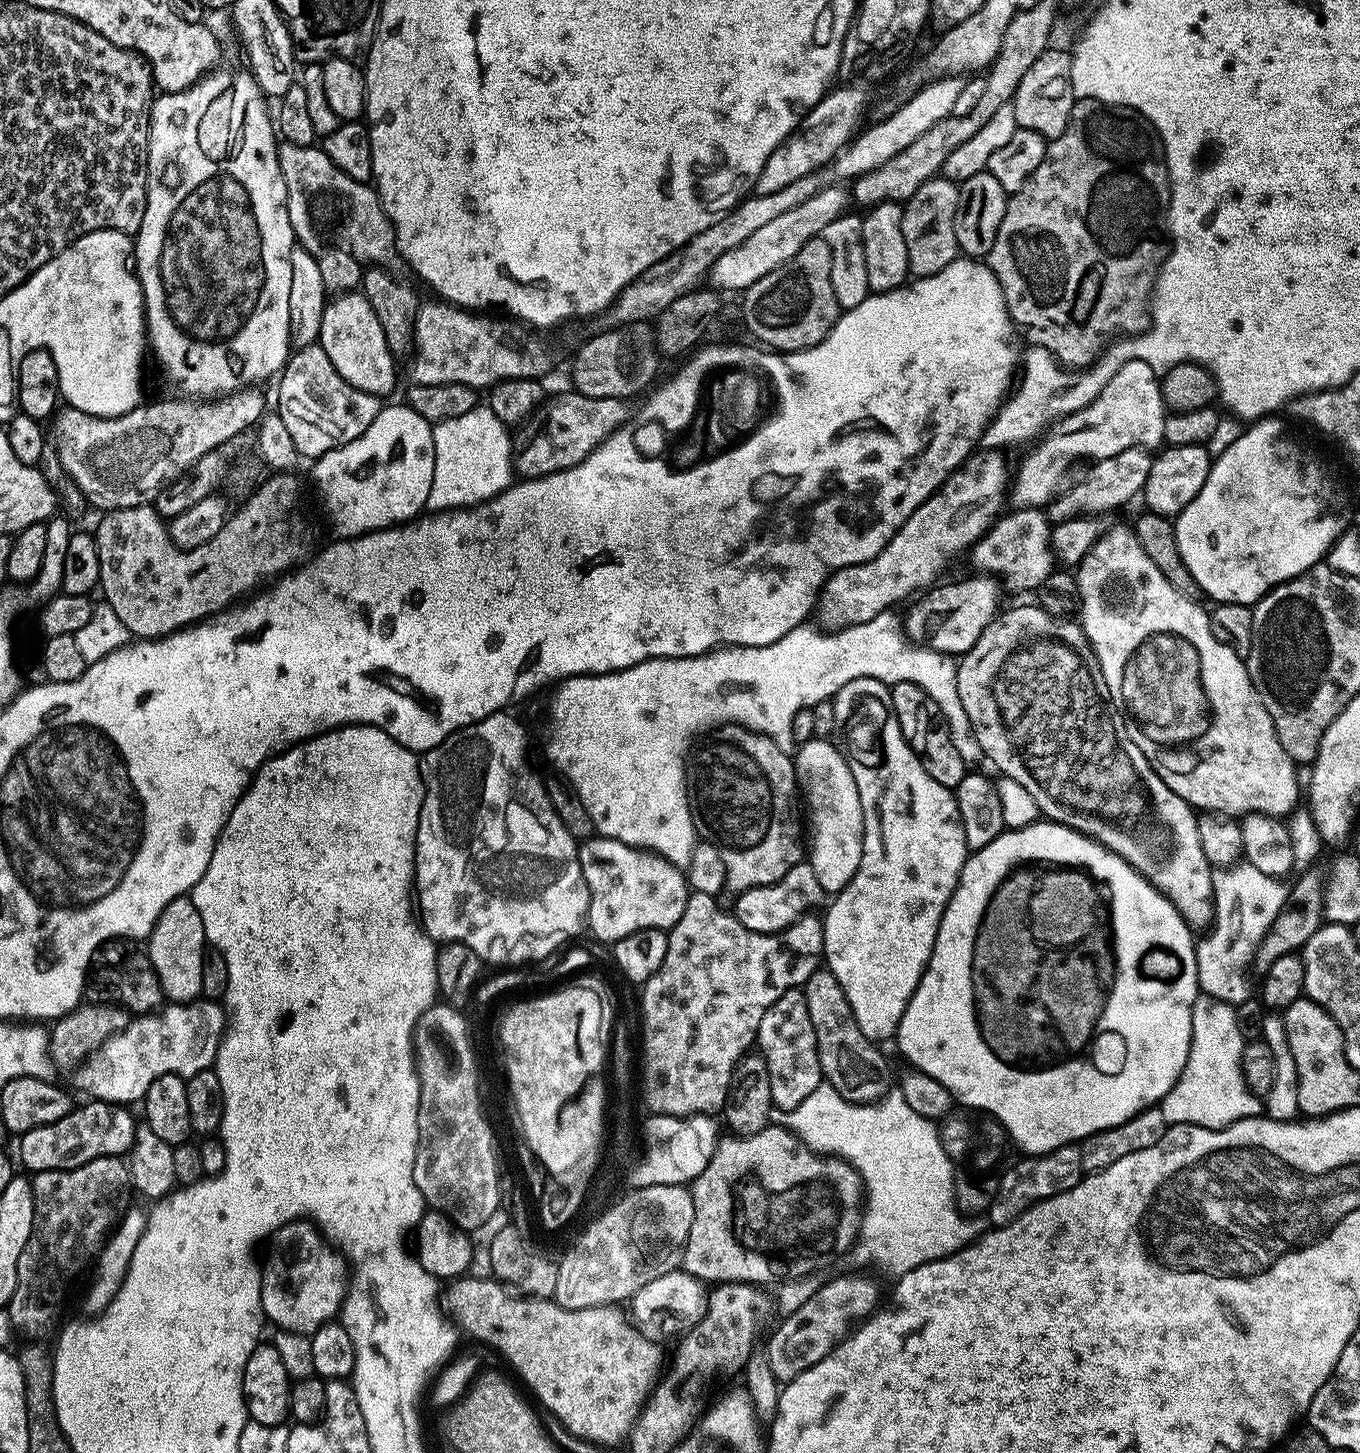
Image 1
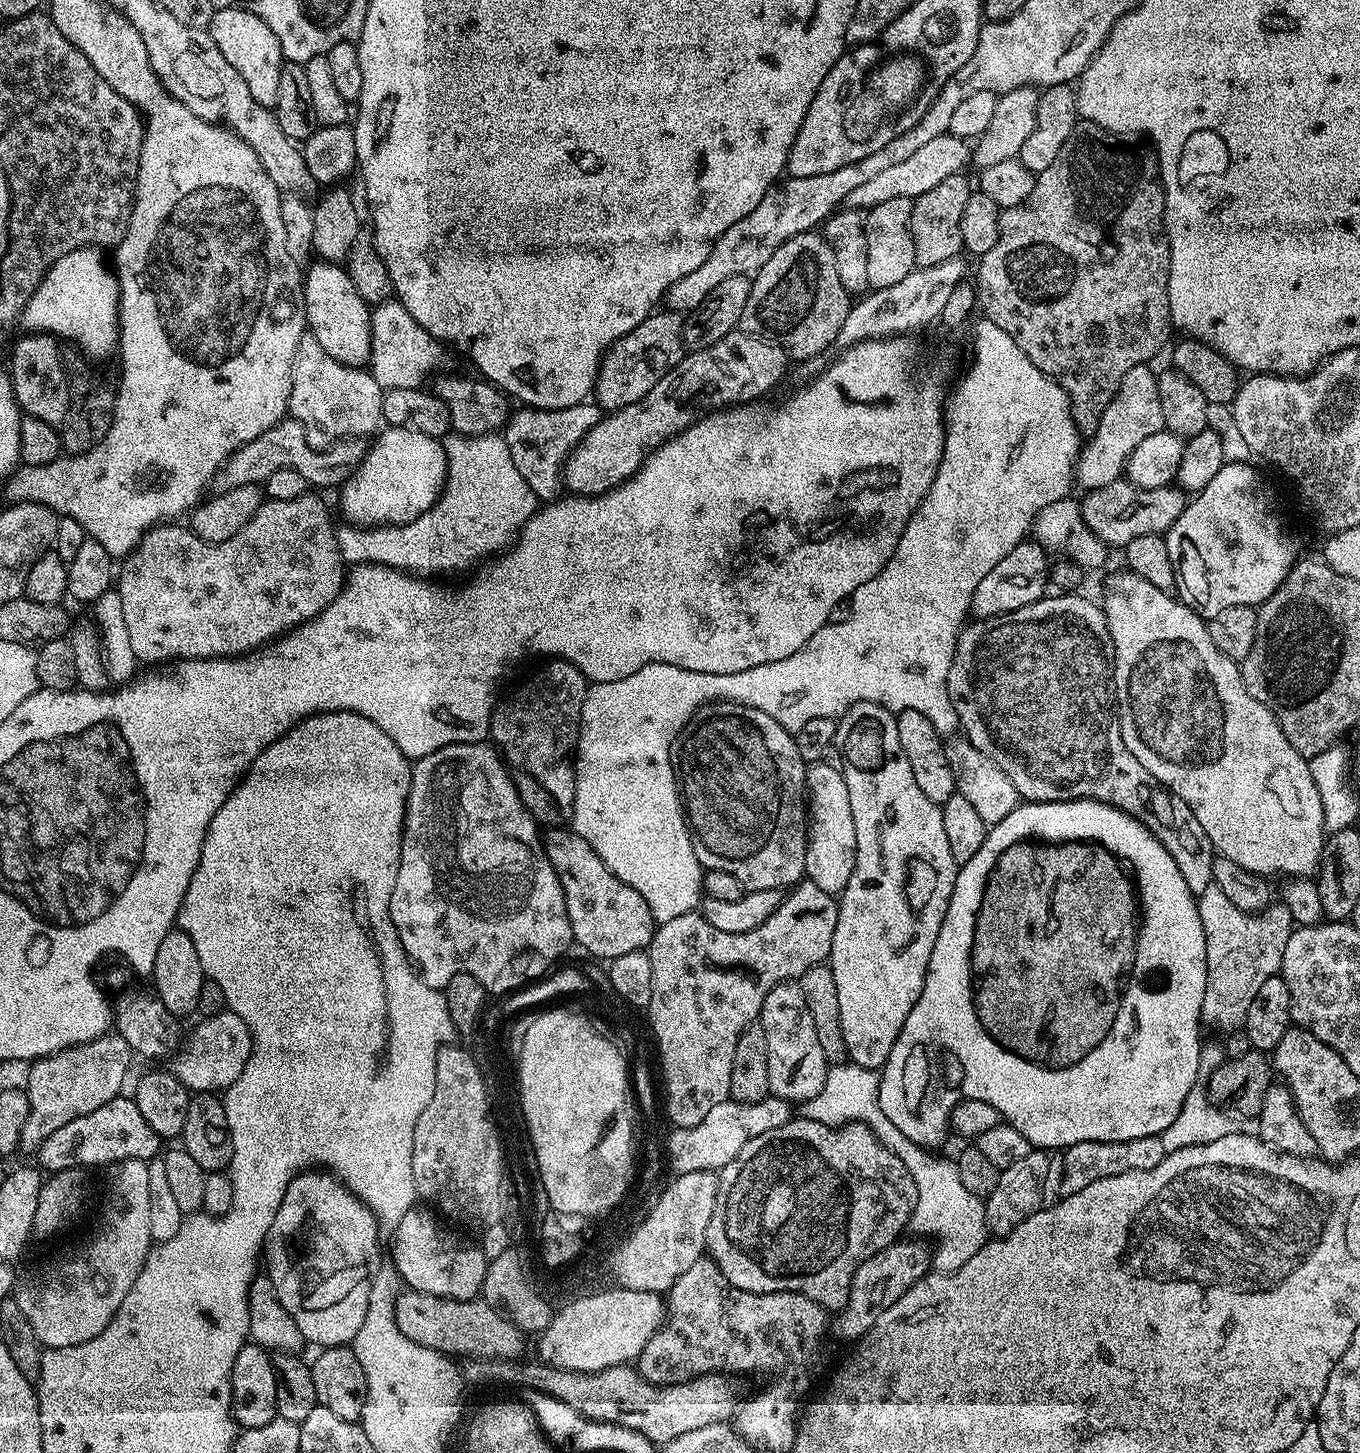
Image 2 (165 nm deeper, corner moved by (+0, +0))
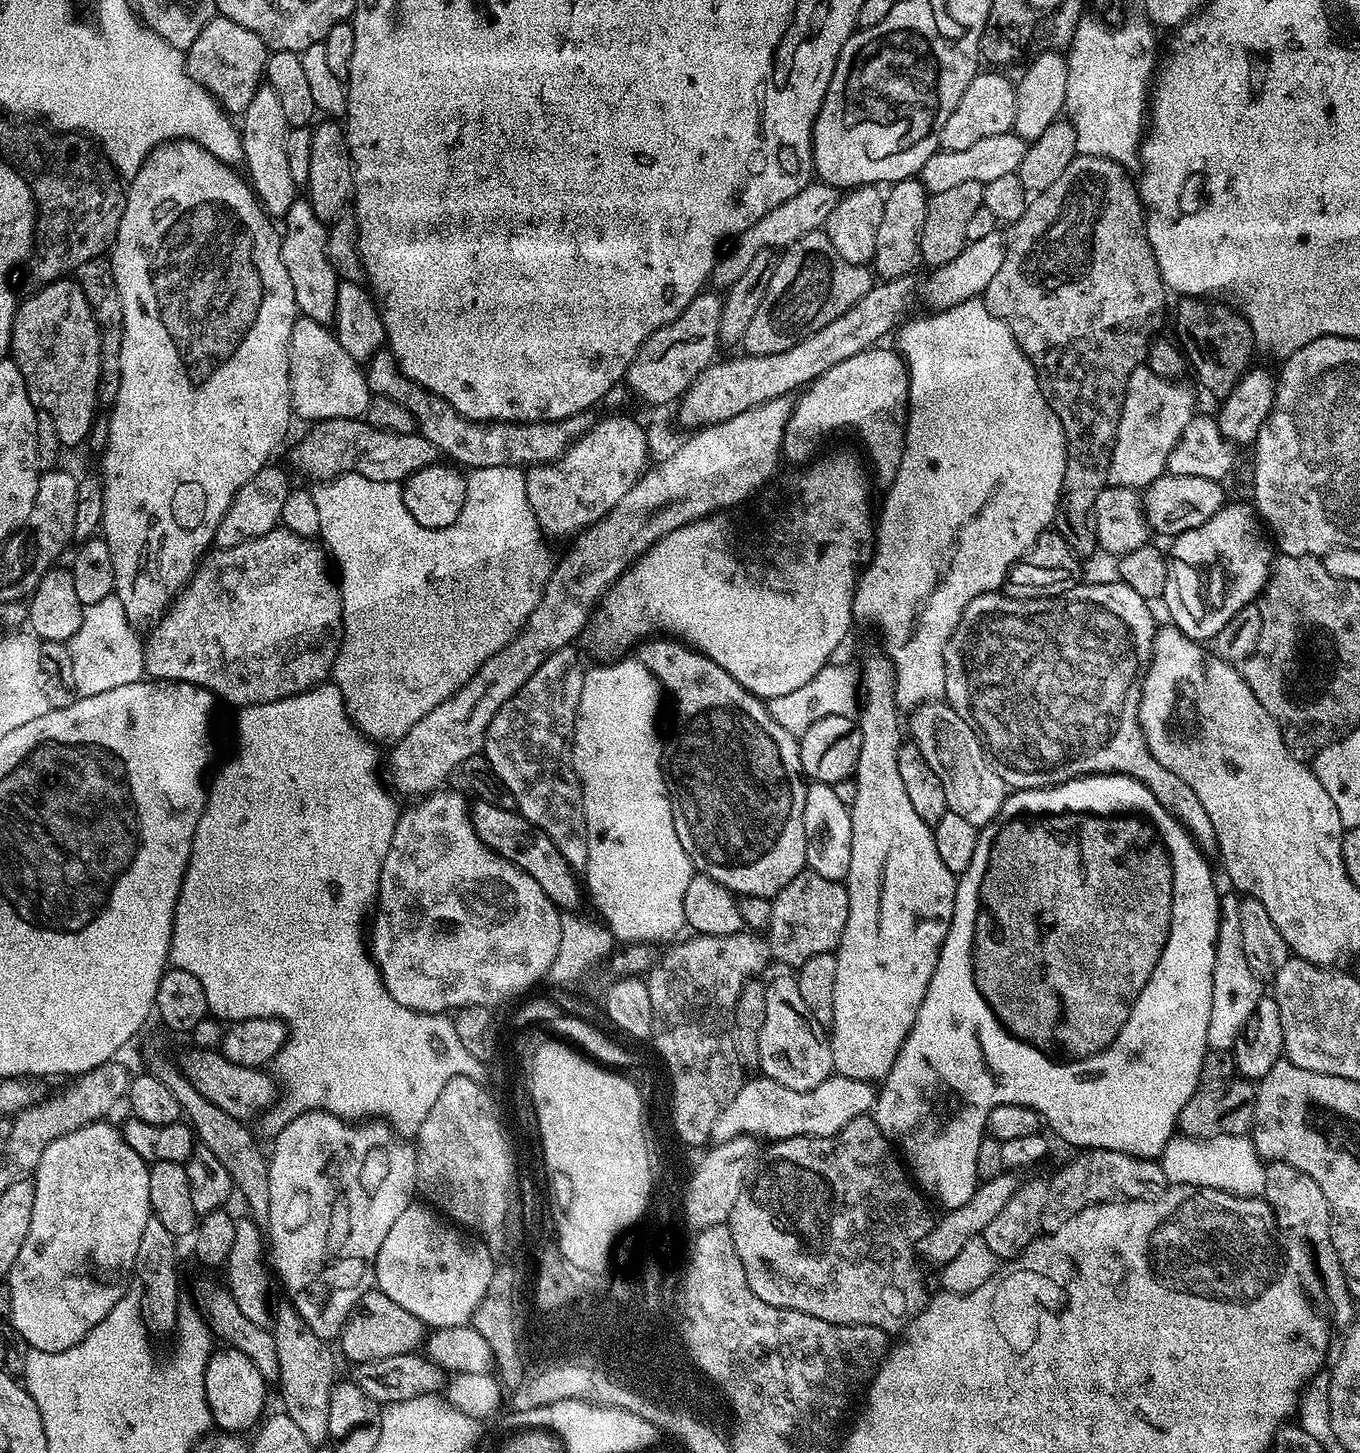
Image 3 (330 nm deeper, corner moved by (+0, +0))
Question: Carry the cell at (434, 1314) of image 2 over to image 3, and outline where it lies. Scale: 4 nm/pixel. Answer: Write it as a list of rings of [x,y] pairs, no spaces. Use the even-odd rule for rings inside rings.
[[[378,1290],[362,1294],[344,1329],[340,1331],[338,1345],[353,1365],[374,1362],[378,1358],[394,1358],[394,1354],[417,1351],[425,1343],[426,1326],[410,1310],[402,1310],[398,1302],[386,1298]]]

